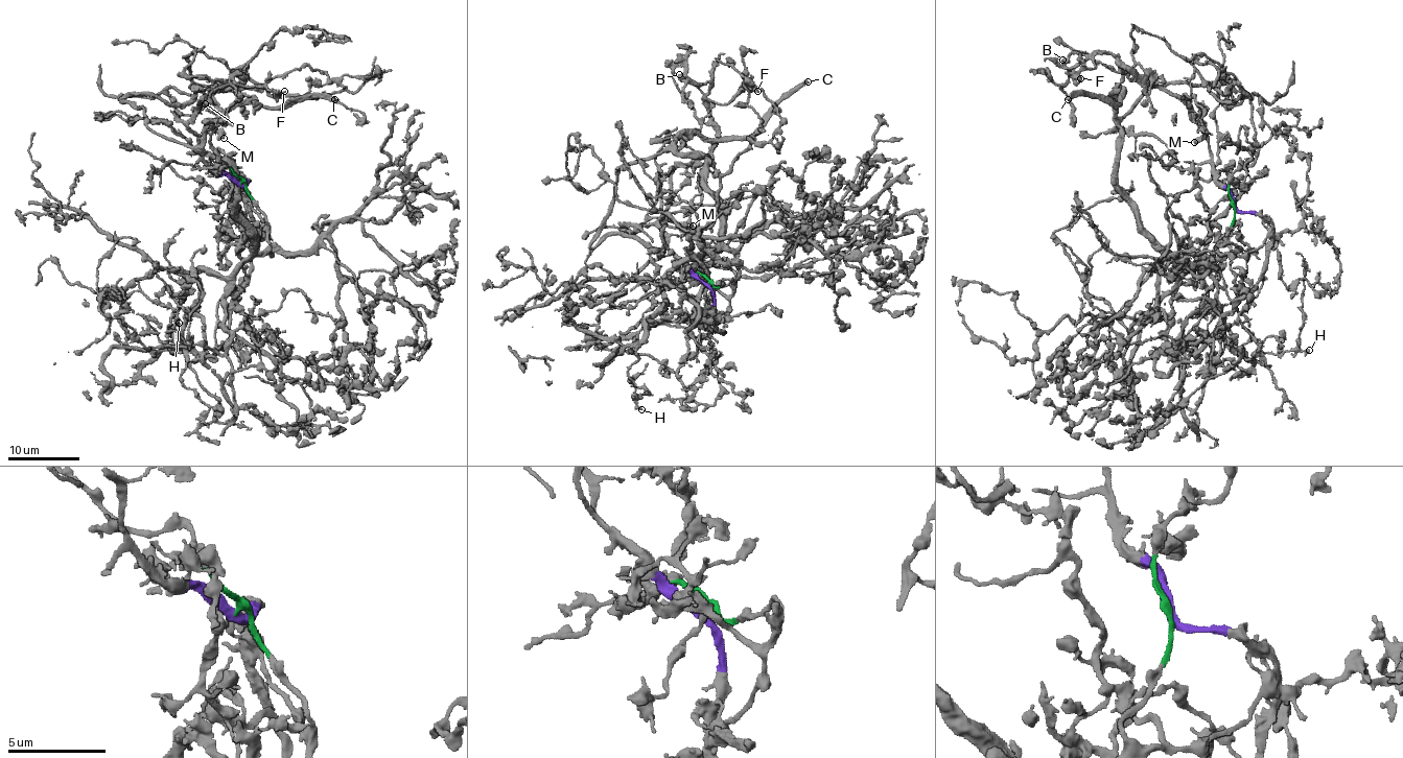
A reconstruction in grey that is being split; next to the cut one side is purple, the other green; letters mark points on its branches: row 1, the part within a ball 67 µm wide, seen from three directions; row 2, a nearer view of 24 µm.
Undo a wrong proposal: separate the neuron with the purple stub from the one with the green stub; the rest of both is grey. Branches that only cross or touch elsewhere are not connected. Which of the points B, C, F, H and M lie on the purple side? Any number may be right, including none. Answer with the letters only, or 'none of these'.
B, F, M

